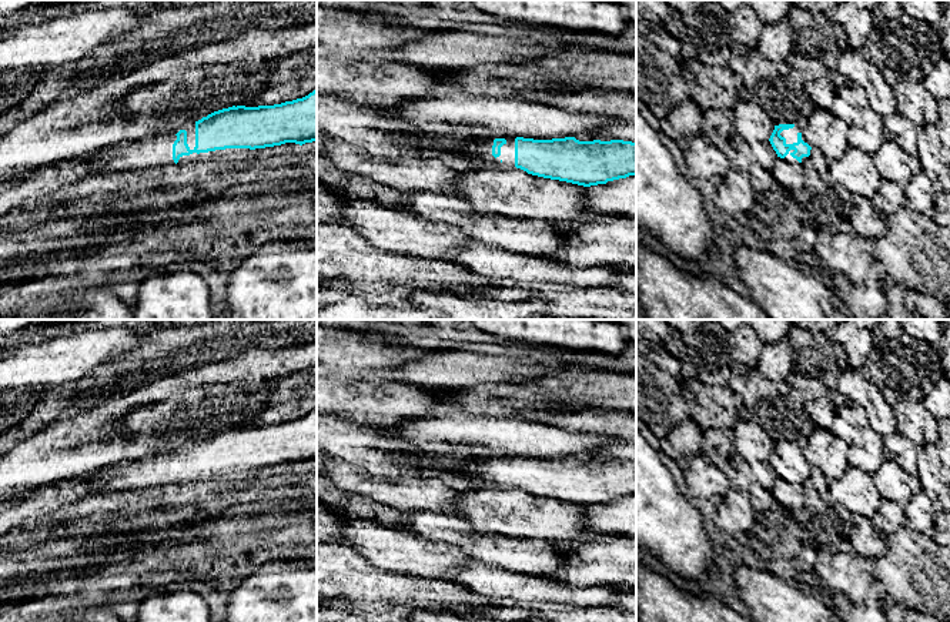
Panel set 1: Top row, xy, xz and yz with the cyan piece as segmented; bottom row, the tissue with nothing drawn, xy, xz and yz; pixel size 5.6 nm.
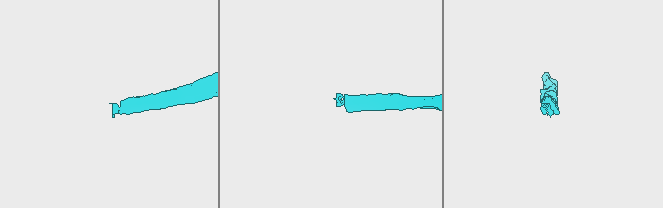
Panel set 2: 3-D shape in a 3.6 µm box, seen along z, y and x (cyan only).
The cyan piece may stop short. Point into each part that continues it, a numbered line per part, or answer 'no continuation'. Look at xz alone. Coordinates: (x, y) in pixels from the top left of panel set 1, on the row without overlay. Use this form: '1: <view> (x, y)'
1: xz (482, 468)

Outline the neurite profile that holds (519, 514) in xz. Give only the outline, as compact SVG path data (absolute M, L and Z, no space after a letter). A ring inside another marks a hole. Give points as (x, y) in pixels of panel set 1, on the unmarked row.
M469 488L459 491L459 505L445 511L478 529L508 536L576 544L588 535L581 526L586 506L528 494L521 488Z

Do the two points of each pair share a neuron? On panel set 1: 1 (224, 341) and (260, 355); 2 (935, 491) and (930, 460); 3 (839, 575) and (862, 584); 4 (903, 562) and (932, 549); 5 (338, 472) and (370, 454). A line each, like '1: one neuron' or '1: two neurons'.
1: two neurons
2: one neuron
3: one neuron
4: one neuron
5: two neurons

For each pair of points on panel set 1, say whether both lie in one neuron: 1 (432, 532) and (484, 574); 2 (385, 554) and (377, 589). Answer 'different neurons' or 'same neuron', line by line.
1: different neurons
2: different neurons

